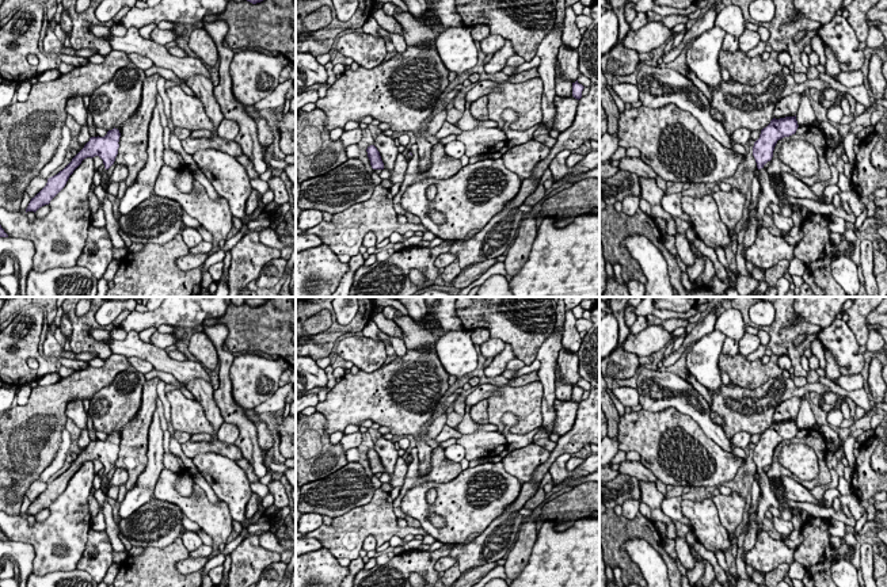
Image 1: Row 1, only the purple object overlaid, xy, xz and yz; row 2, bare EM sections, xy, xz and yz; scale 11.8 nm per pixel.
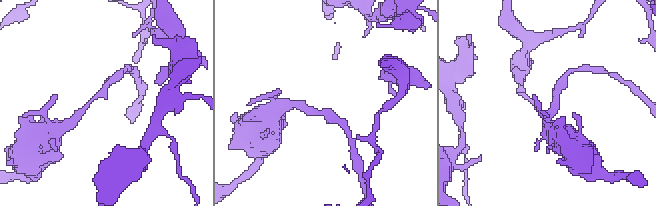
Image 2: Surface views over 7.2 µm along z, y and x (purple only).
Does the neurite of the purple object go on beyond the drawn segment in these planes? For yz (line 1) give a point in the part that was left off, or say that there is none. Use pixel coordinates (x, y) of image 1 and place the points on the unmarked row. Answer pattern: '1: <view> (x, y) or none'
1: yz (768, 499)

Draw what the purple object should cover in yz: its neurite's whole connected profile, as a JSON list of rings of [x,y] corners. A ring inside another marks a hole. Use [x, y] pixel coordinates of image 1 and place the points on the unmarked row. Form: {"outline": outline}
{"outline": [[[796,419],[780,423],[773,422],[770,427],[761,434],[760,442],[754,446],[753,460],[755,462],[757,472],[760,473],[761,488],[761,499],[758,500],[757,507],[757,525],[760,526],[757,535],[762,531],[762,521],[765,518],[765,512],[770,507],[776,507],[778,511],[784,508],[772,492],[769,485],[769,476],[764,469],[772,464],[777,445],[795,438],[797,431],[799,428]]]}

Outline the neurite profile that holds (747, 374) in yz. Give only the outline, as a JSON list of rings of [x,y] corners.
[[[741,352],[736,355],[719,355],[719,369],[728,374],[731,382],[741,388],[755,389],[769,378],[783,374],[778,366],[778,355],[772,355],[768,365],[761,361],[749,362]]]

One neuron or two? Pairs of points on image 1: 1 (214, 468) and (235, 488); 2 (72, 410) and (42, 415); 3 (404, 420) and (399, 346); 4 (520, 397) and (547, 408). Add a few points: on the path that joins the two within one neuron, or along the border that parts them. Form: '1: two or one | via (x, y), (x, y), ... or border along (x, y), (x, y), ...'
1: one | via (220, 473), (229, 483)
2: two | border along (80, 399), (73, 399), (68, 404), (67, 416)
3: two | border along (407, 350), (403, 355), (398, 357)
4: two | border along (539, 381), (541, 384), (541, 426)

